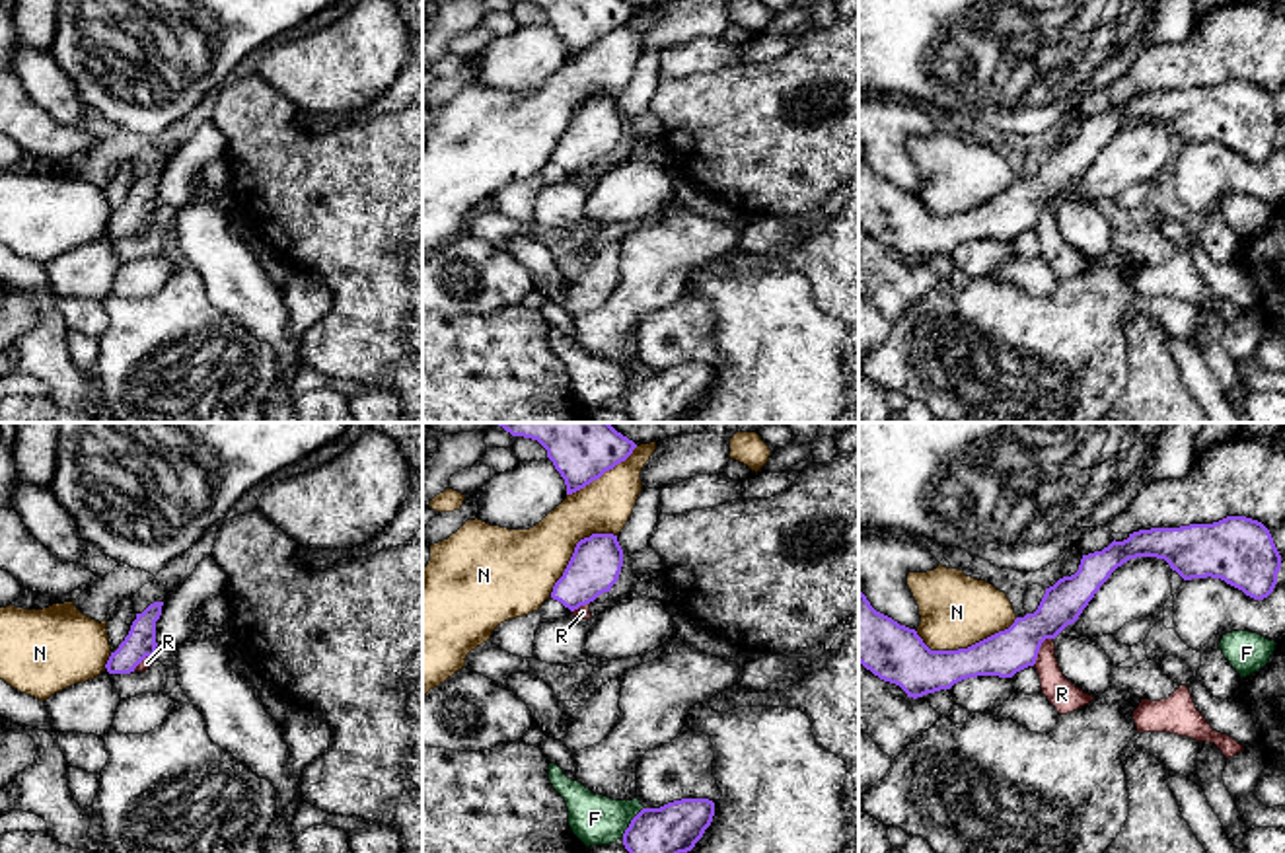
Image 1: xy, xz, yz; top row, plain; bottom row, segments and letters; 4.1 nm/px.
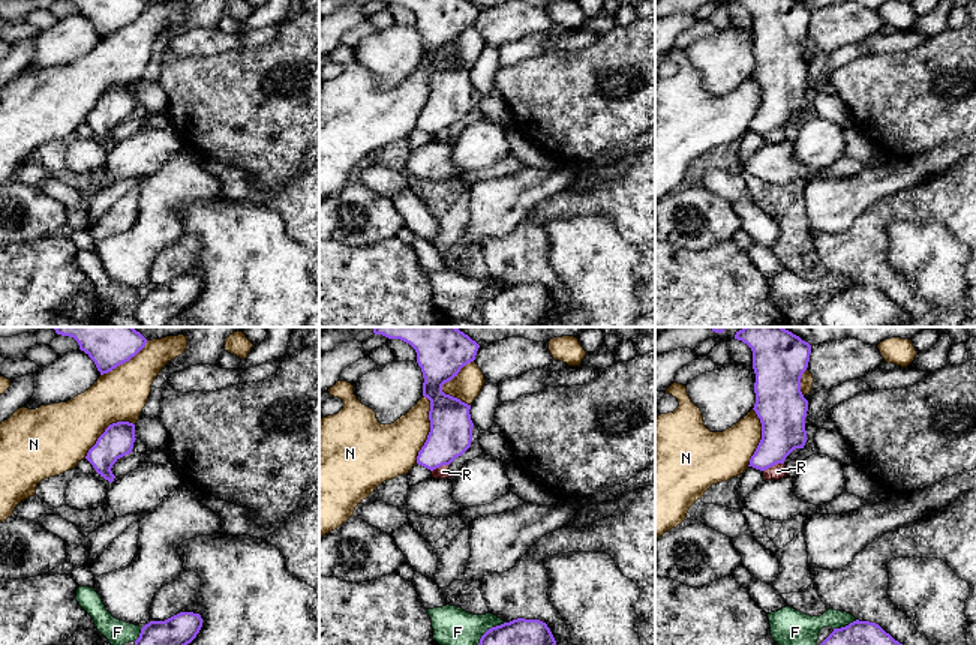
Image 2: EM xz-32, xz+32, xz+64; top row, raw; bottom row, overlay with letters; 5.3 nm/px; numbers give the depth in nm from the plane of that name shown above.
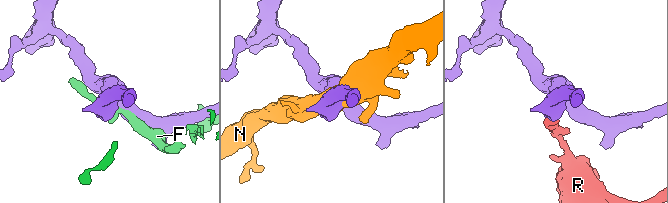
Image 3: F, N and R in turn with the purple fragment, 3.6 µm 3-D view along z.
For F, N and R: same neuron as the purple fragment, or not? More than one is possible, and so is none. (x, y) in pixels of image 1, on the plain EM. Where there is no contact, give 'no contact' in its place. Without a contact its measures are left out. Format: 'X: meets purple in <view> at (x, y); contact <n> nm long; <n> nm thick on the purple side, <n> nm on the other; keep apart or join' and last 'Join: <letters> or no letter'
F: meets purple in xz at (631, 386); contact 160 nm long; 220 nm thick on the purple side, 200 nm on the other; keep apart
N: meets purple in yz at (968, 211); contact 420 nm long; 200 nm thick on the purple side, 300 nm on the other; keep apart
R: meets purple in yz at (1038, 213); contact 150 nm long; 190 nm thick on the purple side, 120 nm on the other; keep apart
Join: no letter

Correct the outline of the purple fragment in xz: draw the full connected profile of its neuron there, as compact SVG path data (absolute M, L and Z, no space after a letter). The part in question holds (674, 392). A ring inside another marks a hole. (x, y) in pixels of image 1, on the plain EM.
M681 362L660 372L642 372L623 397L635 423L674 423L703 401L715 380L709 362Z

